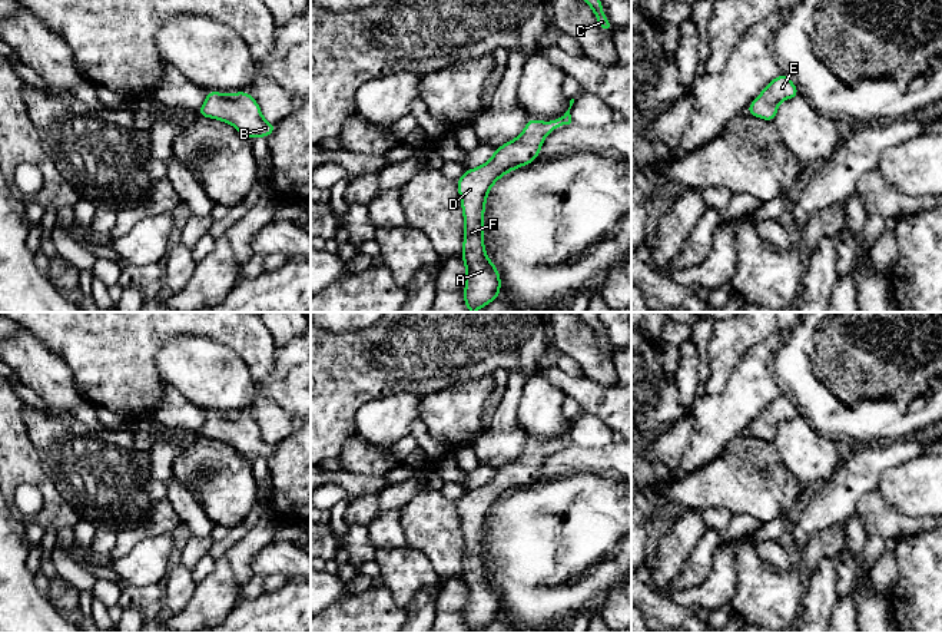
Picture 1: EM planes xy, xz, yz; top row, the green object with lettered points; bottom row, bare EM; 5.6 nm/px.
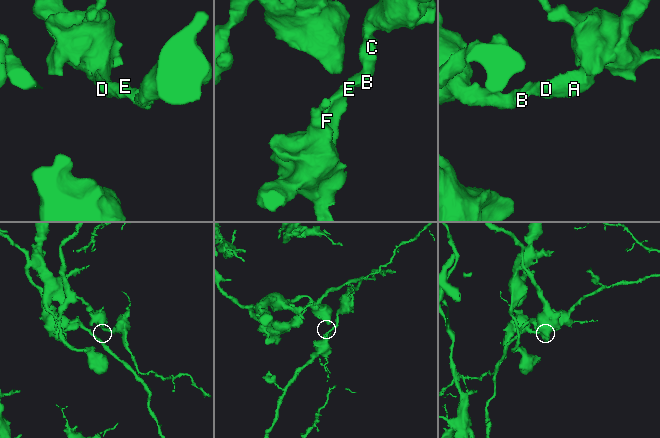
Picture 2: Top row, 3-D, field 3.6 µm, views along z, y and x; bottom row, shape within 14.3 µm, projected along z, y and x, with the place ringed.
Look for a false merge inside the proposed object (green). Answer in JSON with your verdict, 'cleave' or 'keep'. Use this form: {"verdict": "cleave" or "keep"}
{"verdict": "keep"}

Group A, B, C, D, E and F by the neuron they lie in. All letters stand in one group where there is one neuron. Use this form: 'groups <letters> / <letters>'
groups A B C D E F

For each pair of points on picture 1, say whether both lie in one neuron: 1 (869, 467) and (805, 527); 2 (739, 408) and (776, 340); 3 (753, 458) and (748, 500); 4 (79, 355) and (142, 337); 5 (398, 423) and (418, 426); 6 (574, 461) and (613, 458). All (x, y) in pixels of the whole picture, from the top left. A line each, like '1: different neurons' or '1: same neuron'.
1: same neuron
2: same neuron
3: same neuron
4: same neuron
5: different neurons
6: same neuron

